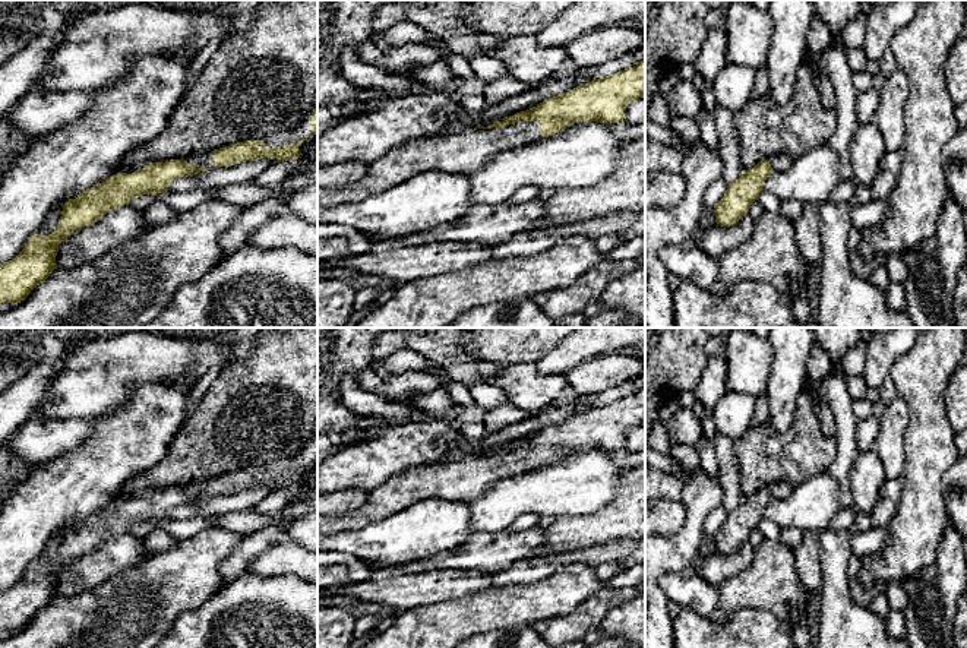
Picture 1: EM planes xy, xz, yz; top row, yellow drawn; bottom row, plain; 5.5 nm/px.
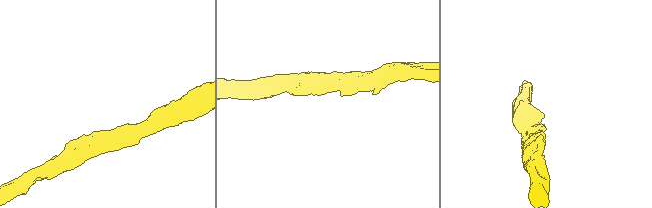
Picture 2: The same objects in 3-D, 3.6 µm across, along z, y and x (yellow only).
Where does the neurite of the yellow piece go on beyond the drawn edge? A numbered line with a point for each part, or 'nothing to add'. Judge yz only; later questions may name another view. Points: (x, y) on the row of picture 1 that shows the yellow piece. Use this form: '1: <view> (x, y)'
1: yz (780, 163)

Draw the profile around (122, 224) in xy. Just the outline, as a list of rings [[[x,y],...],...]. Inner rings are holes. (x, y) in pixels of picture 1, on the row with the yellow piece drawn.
[[[129,205],[113,209],[95,224],[70,234],[59,244],[56,263],[59,268],[75,268],[148,233],[143,211]]]

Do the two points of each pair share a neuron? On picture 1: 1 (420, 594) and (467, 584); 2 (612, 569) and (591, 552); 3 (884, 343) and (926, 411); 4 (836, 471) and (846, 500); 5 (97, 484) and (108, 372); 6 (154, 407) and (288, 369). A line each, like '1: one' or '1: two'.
1: one
2: two
3: two
4: one
5: two
6: two

